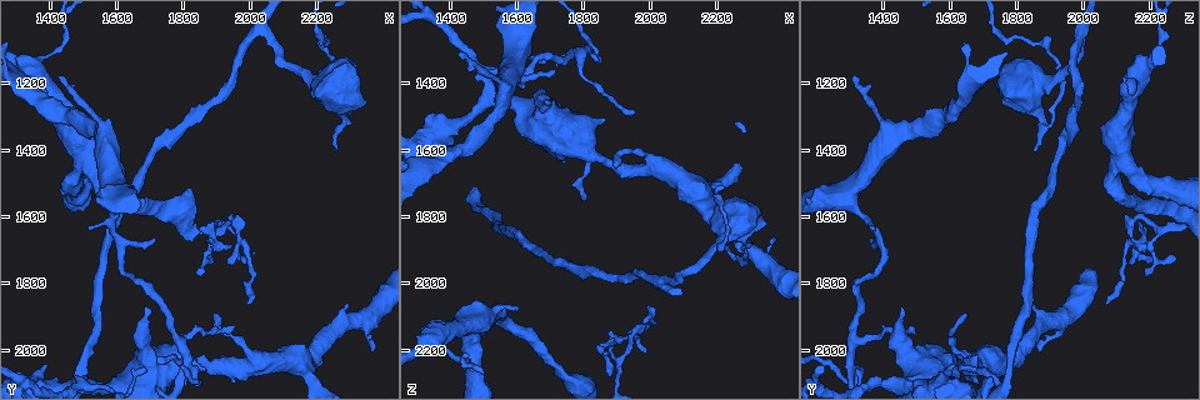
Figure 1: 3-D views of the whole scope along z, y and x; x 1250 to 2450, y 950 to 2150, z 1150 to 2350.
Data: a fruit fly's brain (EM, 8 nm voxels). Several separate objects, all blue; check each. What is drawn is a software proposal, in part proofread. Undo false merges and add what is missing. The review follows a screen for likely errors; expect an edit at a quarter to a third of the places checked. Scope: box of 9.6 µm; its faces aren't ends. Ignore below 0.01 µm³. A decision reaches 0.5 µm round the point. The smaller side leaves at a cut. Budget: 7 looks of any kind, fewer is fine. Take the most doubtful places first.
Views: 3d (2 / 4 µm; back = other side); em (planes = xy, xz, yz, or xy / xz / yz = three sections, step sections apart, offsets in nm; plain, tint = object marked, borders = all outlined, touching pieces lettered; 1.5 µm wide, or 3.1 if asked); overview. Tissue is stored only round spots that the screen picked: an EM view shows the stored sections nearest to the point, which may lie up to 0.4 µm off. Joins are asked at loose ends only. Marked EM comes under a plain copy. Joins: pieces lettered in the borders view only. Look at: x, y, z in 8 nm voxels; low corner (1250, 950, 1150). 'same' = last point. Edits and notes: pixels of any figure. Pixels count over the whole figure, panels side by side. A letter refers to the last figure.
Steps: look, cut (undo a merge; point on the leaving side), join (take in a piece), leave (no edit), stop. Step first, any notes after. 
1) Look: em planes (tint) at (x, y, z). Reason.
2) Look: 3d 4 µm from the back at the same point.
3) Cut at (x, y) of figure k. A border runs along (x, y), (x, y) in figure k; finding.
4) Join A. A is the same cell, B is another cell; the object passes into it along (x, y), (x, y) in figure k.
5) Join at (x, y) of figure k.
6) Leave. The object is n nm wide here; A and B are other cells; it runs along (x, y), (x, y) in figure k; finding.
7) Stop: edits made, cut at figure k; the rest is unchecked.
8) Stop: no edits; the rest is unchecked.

Look: 3d 2 µm from the back at (1800, 2060, 1290). Sharp bend.

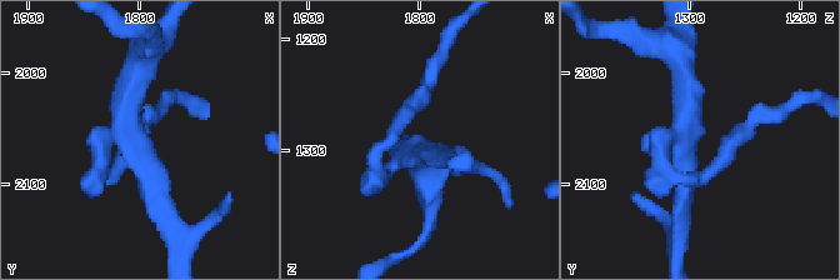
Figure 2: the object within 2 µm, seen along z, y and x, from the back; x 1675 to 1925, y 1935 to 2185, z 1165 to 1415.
Look: em yz step 4 (borders) at (1804, 2066, 1290). Need the tissue.

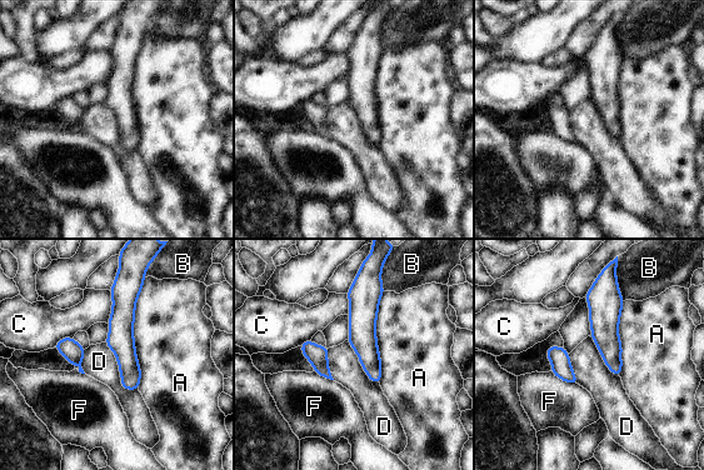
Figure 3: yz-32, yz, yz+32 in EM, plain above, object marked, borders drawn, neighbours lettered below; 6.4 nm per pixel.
Look: em planes (borders) at the same point. Cut it another way.

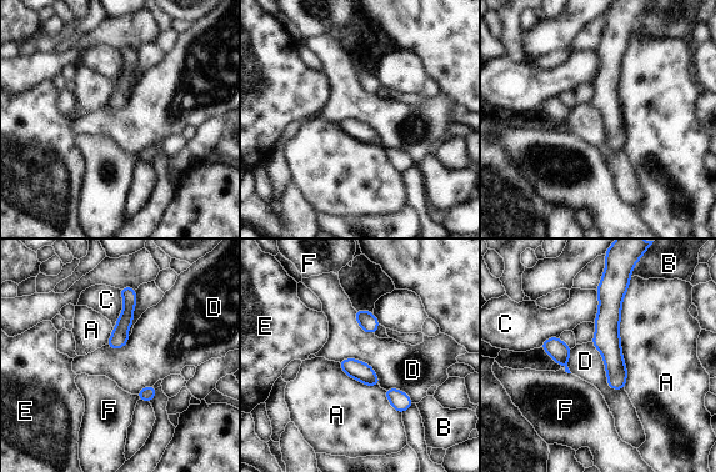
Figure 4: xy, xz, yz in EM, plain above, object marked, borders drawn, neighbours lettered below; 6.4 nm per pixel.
Leave. The object is 120 nm wide here; A, B, C, D, E and F are other cells; a border runs along (590, 342), (606, 383), (622, 390) in figure 4; one neuron here.

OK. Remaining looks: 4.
Look: em xy step 8 (borders) at (2370, 2010, 1870). Free end.

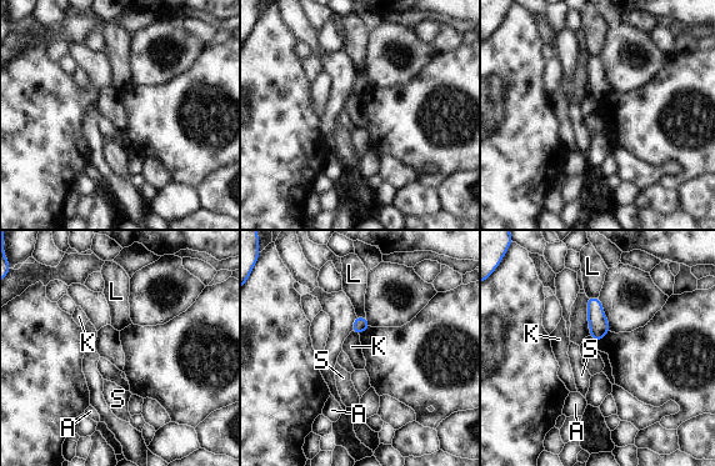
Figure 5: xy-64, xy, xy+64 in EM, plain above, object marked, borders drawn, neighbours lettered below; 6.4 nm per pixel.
Leave. A, K, L and S are other cells; a border runs along (353, 330), (359, 336) in figure 5; none of them fits.

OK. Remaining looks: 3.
Look: em xy step 4 (borders) at (1510, 1630, 1370). An open end.

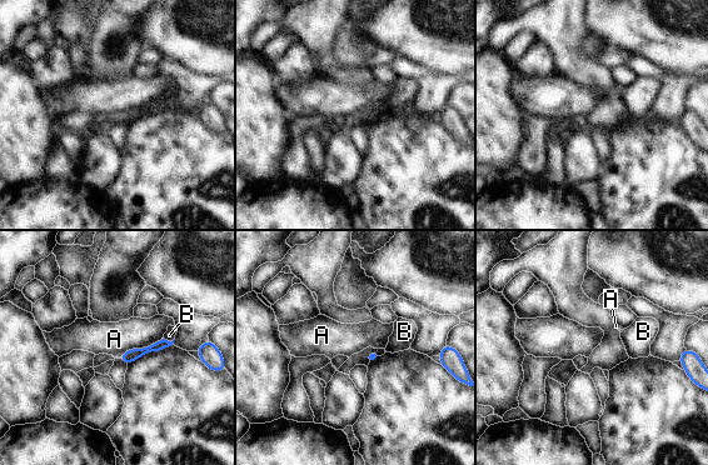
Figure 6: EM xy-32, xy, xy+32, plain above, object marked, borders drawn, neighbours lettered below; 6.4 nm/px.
Leave. A and B are other cells; it runs along (165, 344), (124, 358) in figure 6; none of them fits.

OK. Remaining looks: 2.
Stop: no edits; the rest is unchecked.

